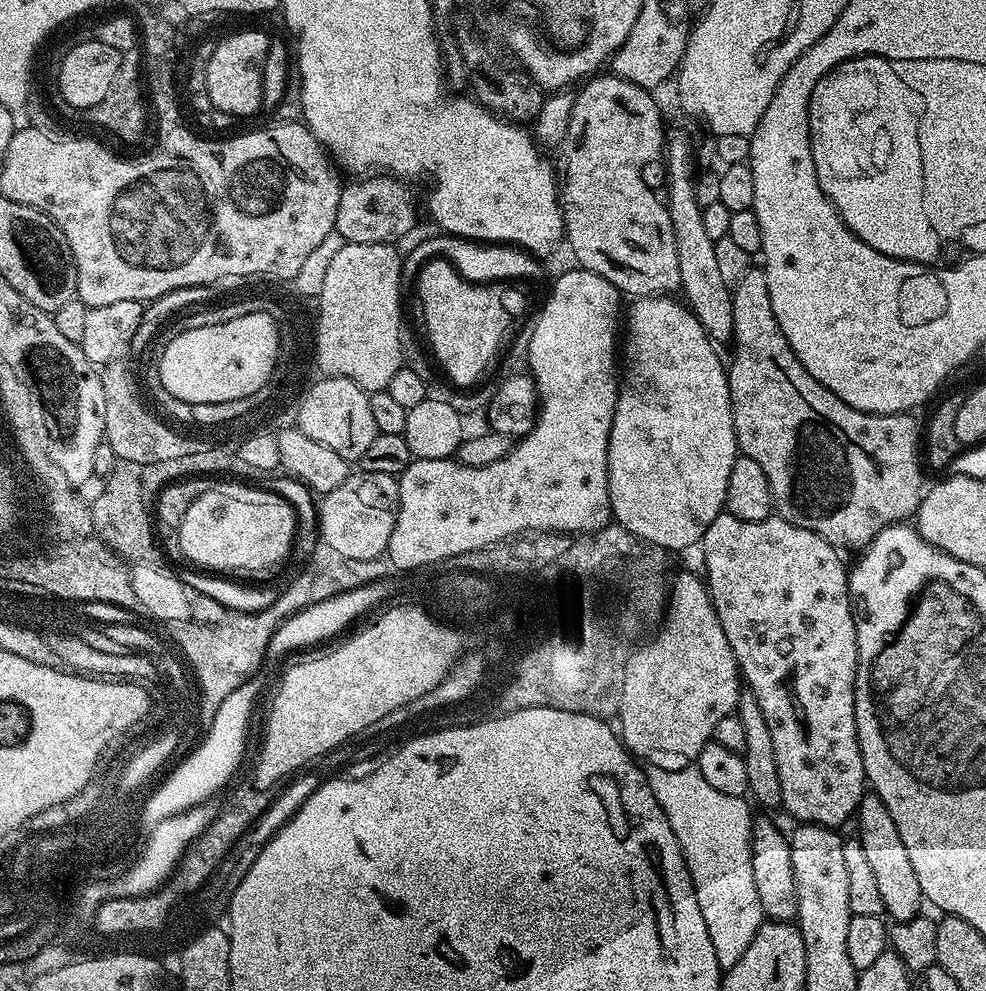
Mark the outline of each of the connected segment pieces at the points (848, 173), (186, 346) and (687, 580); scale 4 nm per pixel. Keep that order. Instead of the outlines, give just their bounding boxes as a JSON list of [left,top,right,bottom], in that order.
[[808,60,942,265],[158,316,274,406],[618,572,742,758]]

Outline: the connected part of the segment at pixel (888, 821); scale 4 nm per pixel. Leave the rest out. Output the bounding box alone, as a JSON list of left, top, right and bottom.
[856,792,924,923]

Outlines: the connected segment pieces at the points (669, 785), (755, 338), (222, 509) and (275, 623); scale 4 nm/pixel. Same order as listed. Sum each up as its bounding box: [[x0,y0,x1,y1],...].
[[646,766,766,970],[726,267,922,550],[178,482,296,582],[176,594,293,718]]

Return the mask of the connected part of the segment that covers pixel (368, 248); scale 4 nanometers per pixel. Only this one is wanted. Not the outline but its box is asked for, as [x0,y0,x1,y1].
[319,243,405,394]

